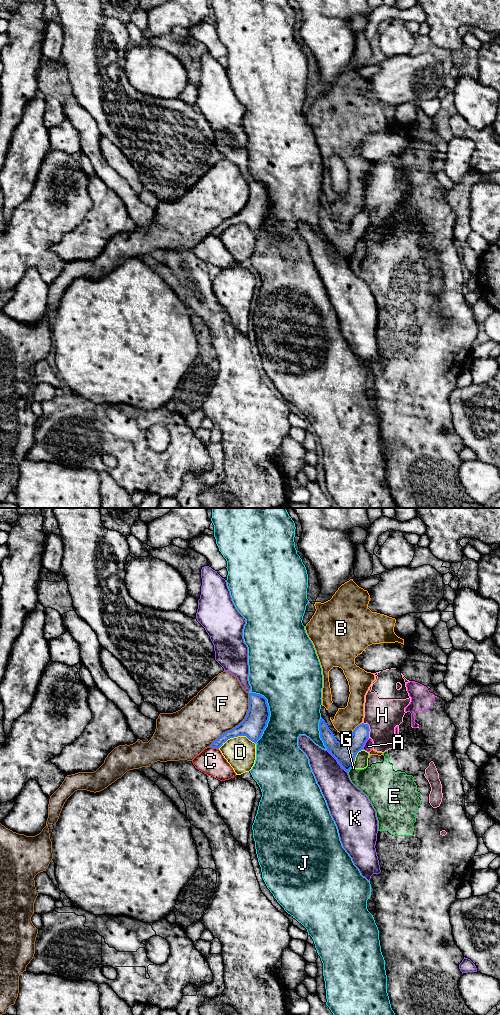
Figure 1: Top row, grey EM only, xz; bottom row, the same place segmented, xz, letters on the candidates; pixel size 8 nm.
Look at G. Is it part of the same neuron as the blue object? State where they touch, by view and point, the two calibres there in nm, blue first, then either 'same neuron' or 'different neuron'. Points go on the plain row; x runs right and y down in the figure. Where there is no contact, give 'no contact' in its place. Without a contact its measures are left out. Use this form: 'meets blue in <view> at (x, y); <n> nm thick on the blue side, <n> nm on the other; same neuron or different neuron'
meets blue in xz at (354, 246); 170 nm thick on the blue side, 110 nm on the other; different neuron

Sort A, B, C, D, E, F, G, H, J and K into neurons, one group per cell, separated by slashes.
A E G / B / C / D / F / H / J / K

